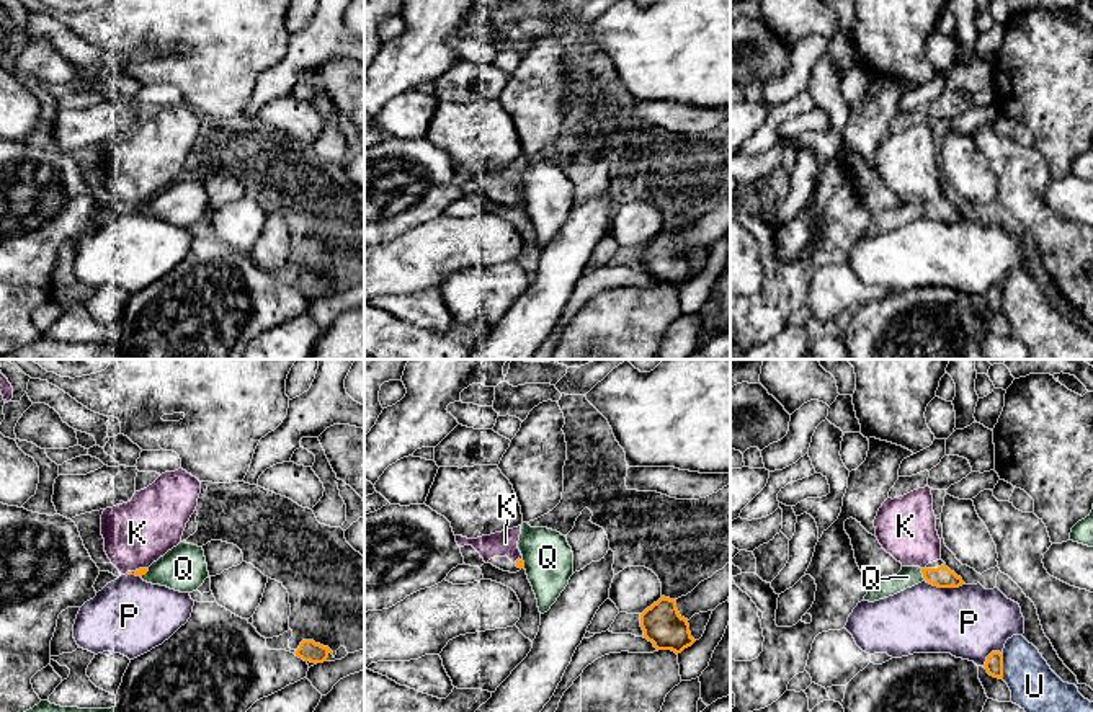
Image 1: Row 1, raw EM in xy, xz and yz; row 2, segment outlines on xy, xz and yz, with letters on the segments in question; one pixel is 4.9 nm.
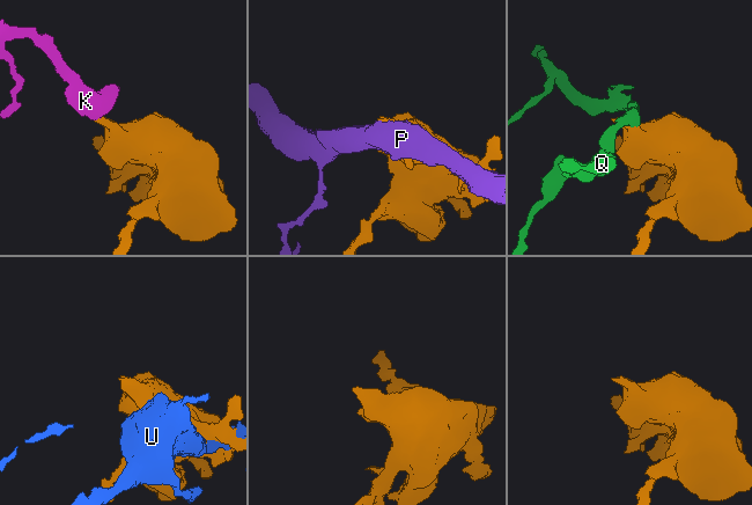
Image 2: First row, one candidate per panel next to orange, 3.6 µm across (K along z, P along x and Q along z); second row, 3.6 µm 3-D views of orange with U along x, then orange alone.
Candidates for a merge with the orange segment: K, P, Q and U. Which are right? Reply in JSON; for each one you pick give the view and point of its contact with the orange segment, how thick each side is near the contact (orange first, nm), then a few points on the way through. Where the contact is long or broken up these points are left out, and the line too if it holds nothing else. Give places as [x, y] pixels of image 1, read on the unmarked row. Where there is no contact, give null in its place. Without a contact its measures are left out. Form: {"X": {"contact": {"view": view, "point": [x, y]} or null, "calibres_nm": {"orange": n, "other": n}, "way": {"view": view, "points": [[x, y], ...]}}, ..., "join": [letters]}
{"K": {"contact": {"view": "xy", "point": [139, 203]}, "calibres_nm": {"orange": 40, "other": 320}, "way": {"view": "xy", "points": [[139, 206], [139, 203], [138, 167]]}}, "join": ["K"]}

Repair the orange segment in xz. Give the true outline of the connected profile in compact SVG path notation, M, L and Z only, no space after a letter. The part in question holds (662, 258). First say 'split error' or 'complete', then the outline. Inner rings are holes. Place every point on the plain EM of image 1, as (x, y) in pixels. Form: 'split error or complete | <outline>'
complete | M662 230L657 237L640 248L644 273L658 284L671 284L676 289L691 281L696 274L691 271L688 253L676 243L676 234Z

